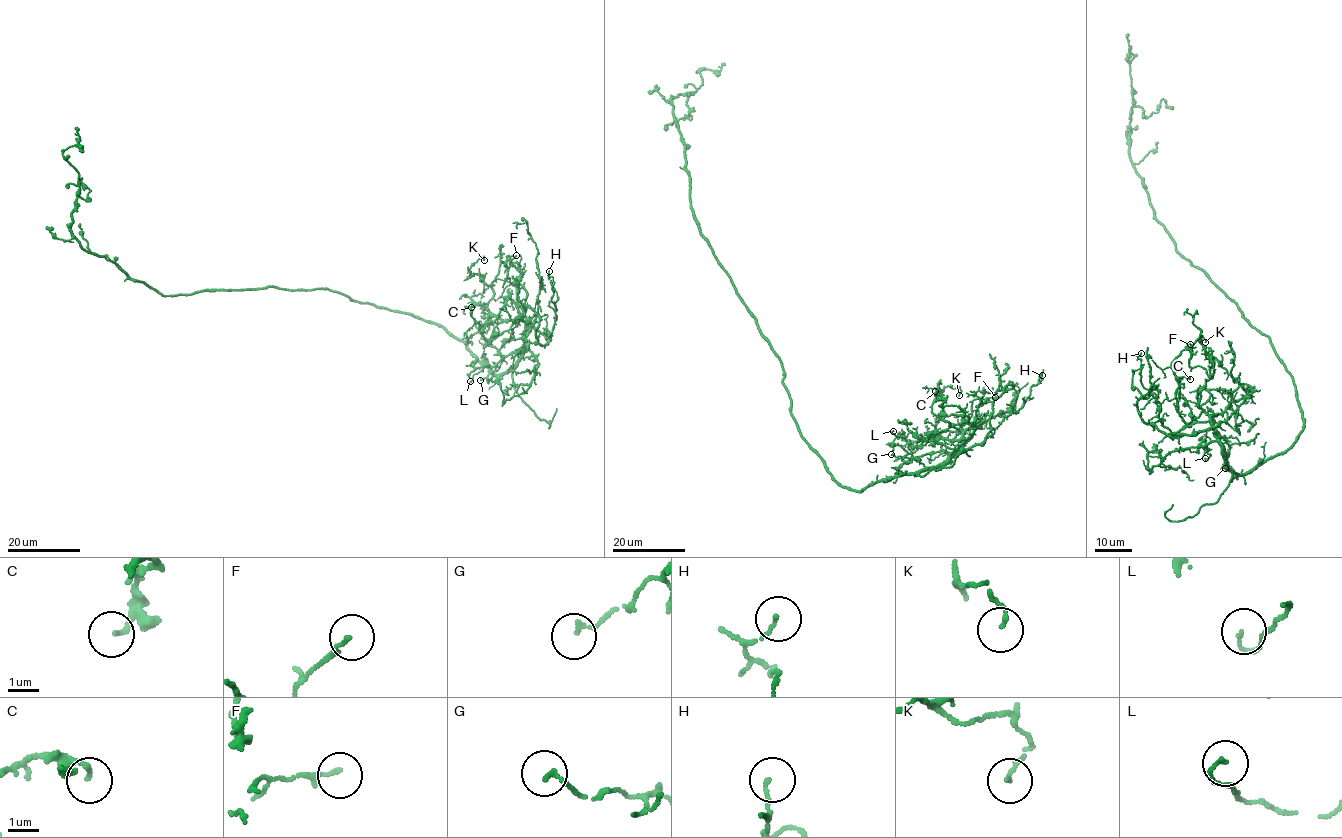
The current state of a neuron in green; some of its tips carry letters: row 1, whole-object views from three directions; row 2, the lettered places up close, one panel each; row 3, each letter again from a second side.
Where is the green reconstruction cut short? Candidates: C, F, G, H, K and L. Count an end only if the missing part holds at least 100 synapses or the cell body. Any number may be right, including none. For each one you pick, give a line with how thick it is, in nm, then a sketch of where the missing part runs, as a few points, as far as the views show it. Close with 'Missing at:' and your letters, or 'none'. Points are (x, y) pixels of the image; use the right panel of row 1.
Missing at: none

